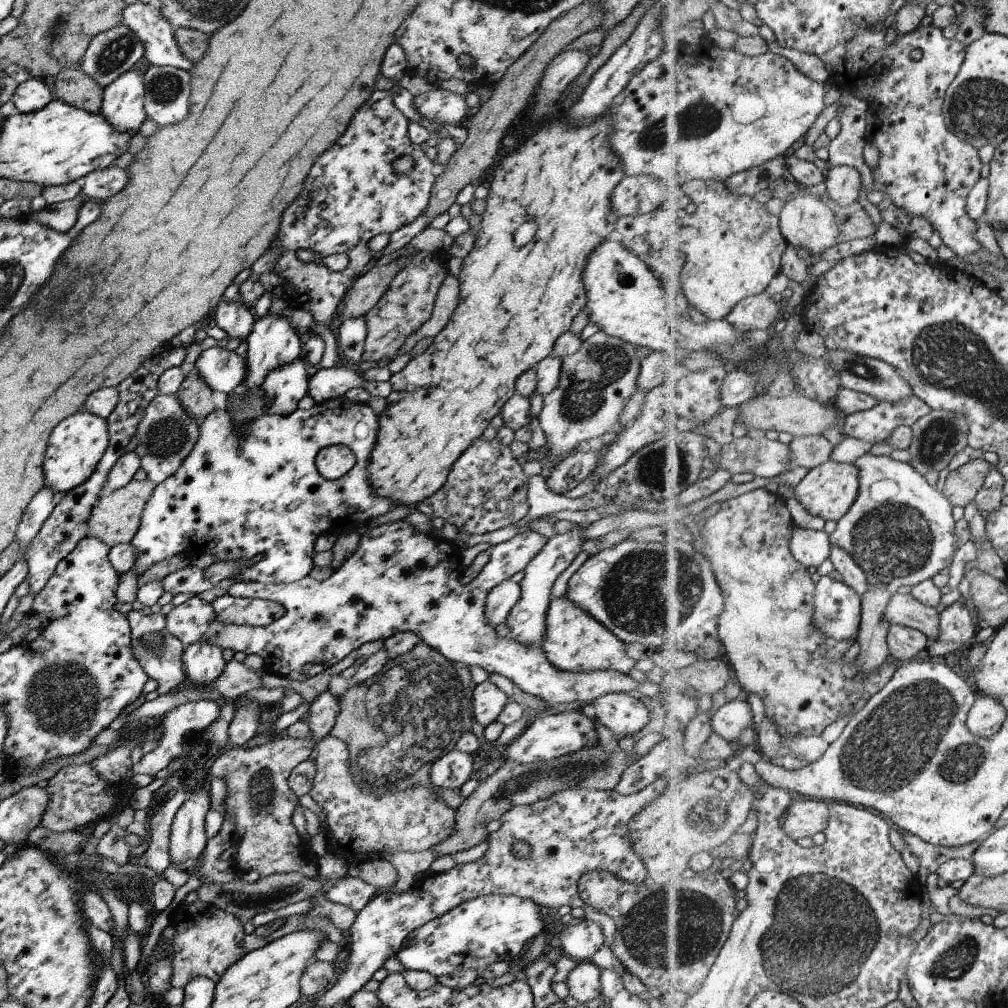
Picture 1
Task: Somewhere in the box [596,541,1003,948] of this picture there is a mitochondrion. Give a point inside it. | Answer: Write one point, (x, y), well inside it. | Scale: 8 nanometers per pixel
(903, 733)

